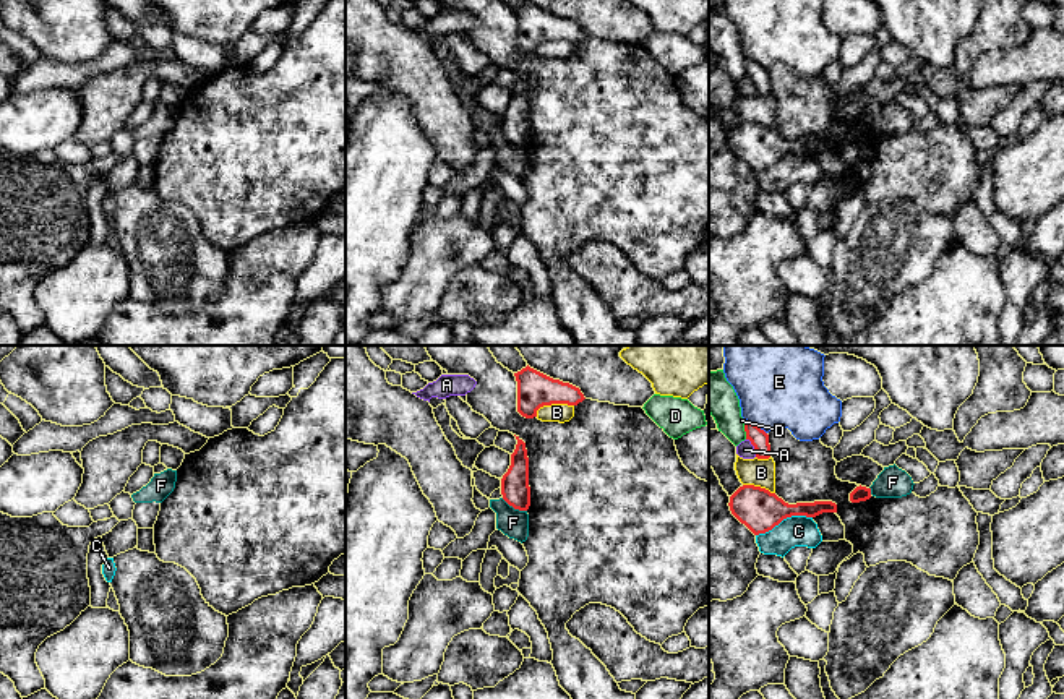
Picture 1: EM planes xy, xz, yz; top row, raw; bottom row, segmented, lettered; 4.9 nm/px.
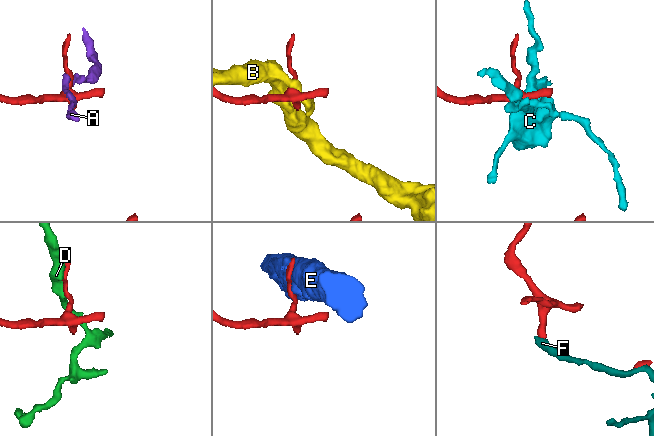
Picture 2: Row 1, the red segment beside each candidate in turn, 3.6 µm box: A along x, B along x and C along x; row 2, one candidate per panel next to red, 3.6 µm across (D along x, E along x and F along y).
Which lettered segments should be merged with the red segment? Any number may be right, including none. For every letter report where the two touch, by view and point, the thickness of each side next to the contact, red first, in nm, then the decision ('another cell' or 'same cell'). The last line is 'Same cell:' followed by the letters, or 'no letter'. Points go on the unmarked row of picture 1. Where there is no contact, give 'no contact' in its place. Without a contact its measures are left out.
A: yz (755, 85) | 90/90 nm | another cell
B: xz (552, 39) | 180/100 nm | another cell
C: yz (784, 154) | 200/160 nm | another cell
D: yz (745, 67) | 90/190 nm | another cell
E: yz (756, 62) | 90/320 nm | another cell
F: xz (514, 145) | 140/140 nm | another cell
Same cell: no letter

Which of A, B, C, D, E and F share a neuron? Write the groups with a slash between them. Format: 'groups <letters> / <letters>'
groups A / B / C / D / E / F

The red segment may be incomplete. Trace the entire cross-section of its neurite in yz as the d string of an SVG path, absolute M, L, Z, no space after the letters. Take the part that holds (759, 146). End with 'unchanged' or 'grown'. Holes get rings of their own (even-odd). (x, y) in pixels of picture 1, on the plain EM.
M743 122L730 133L732 151L754 172L766 170L792 152L816 154L822 149L837 149L832 138L788 141L775 130L754 122Z; unchanged

